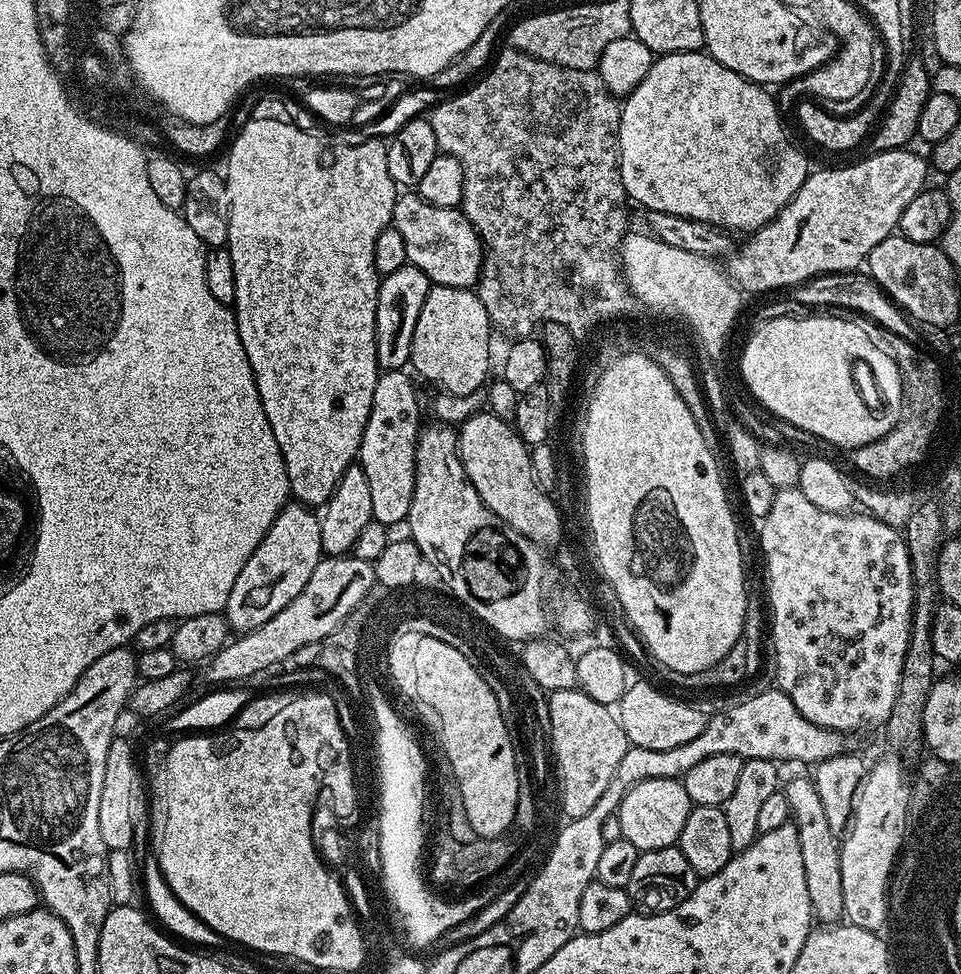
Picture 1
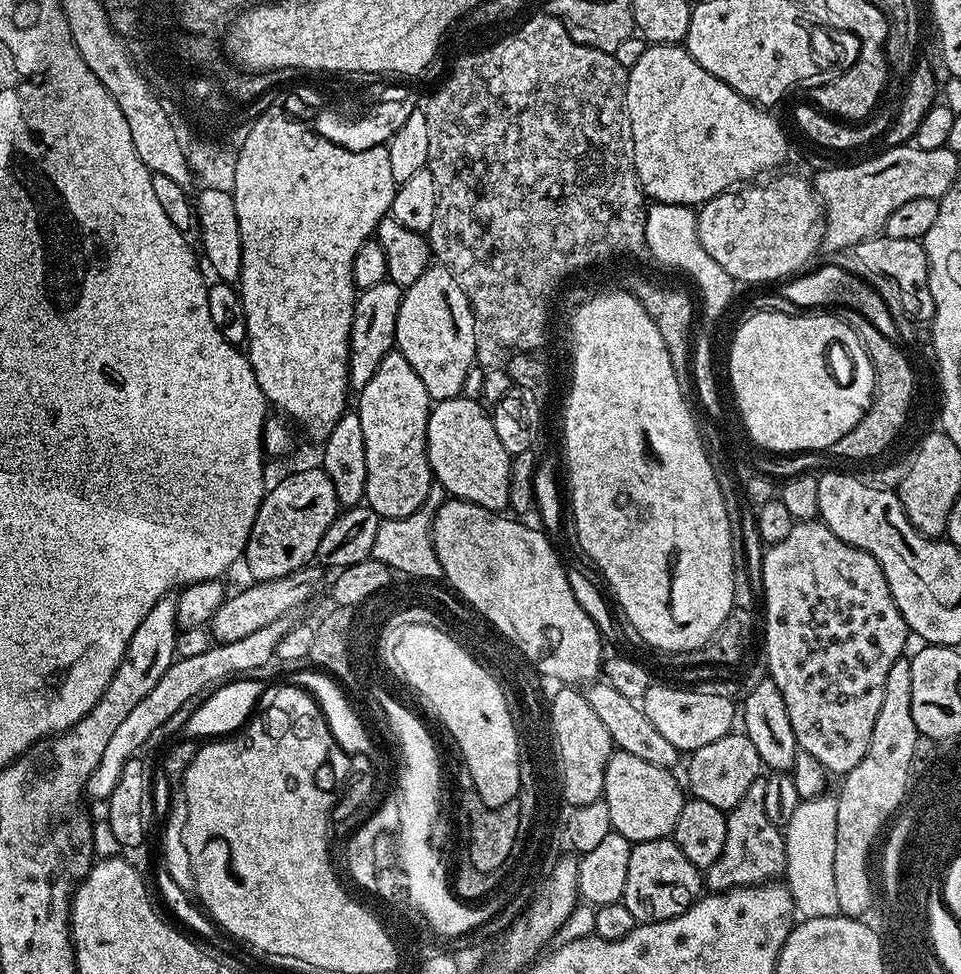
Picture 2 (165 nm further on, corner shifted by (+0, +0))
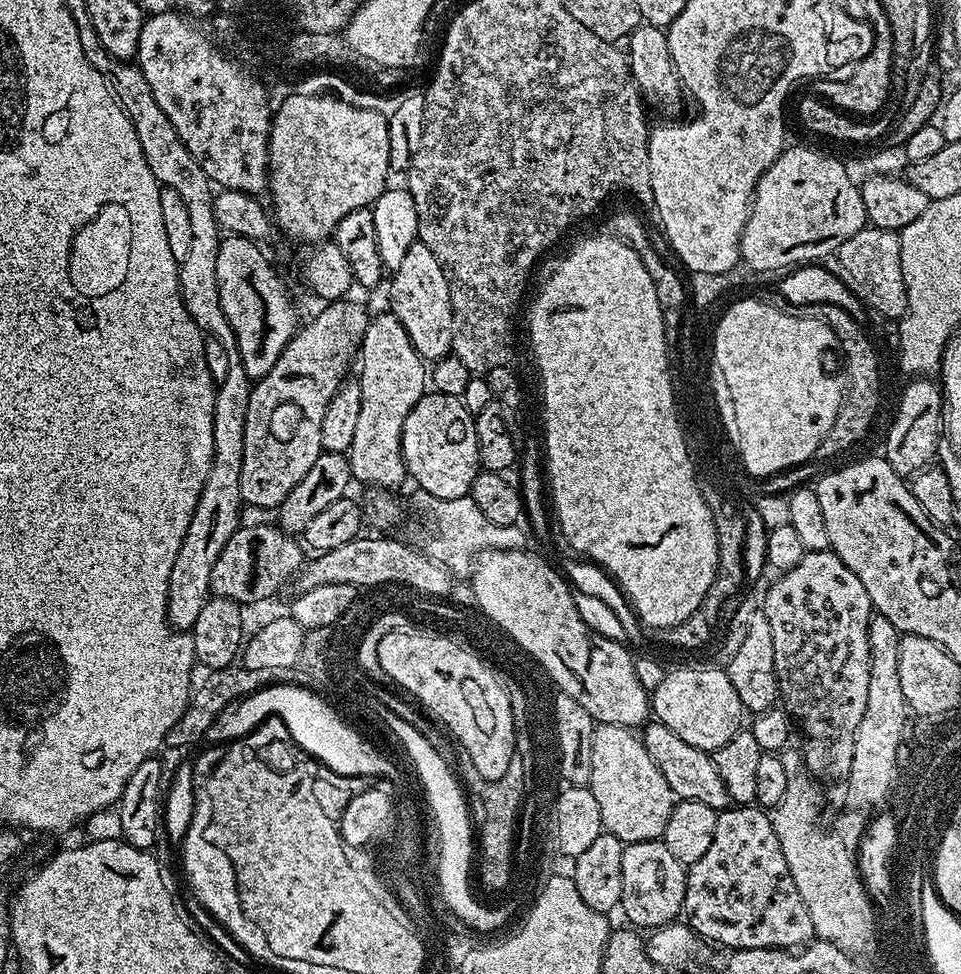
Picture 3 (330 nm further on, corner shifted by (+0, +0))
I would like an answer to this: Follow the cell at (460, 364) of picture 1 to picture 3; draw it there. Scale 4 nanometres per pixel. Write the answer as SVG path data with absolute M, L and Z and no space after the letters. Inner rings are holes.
M419 242L406 250L406 258L398 270L391 273L392 304L391 312L406 326L414 350L425 362L437 362L452 352L454 338L454 318L452 317L452 291L448 285L448 275L443 266L430 254L425 244Z

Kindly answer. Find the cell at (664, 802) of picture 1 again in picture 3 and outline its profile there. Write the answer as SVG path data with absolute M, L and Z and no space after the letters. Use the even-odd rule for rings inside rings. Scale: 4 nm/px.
M596 724L594 738L590 742L590 778L590 787L598 801L598 810L602 810L604 831L614 834L625 845L663 837L666 822L670 822L674 797L670 786L666 786L666 778L662 778L662 770L654 766L650 754L646 754L643 739L633 729L623 728L620 724Z

